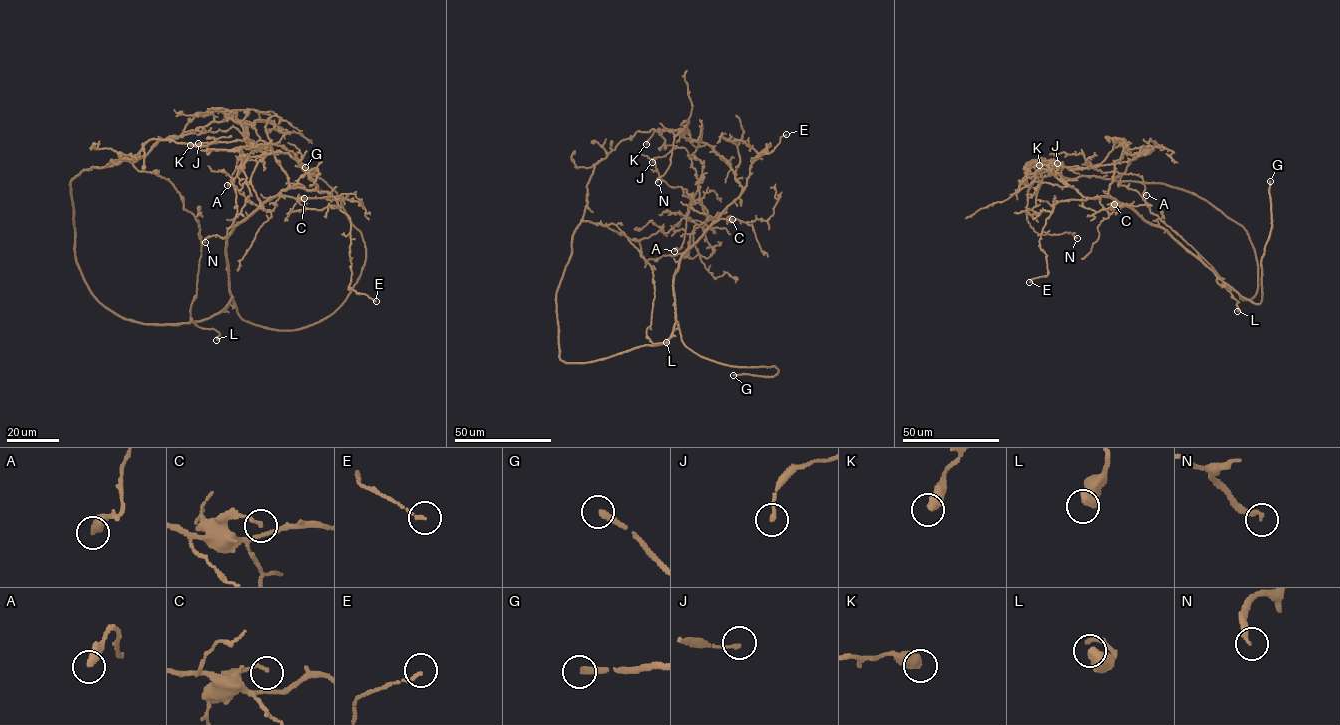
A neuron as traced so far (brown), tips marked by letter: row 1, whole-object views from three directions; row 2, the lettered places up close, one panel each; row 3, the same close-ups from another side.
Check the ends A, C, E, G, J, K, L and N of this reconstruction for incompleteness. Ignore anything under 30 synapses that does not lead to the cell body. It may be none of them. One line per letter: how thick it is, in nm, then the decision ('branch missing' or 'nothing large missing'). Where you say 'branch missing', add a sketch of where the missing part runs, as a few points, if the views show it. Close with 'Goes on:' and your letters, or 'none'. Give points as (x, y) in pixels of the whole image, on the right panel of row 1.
A: calibre 440 nm; nothing large missing
C: calibre 130 nm; nothing large missing
E: calibre 120 nm; nothing large missing
G: calibre 320 nm; branch missing; course (1270, 181), (1277, 155)
J: calibre 130 nm; nothing large missing
K: calibre 480 nm; nothing large missing
L: calibre 550 nm; nothing large missing
N: calibre 240 nm; nothing large missing
Goes on: G

